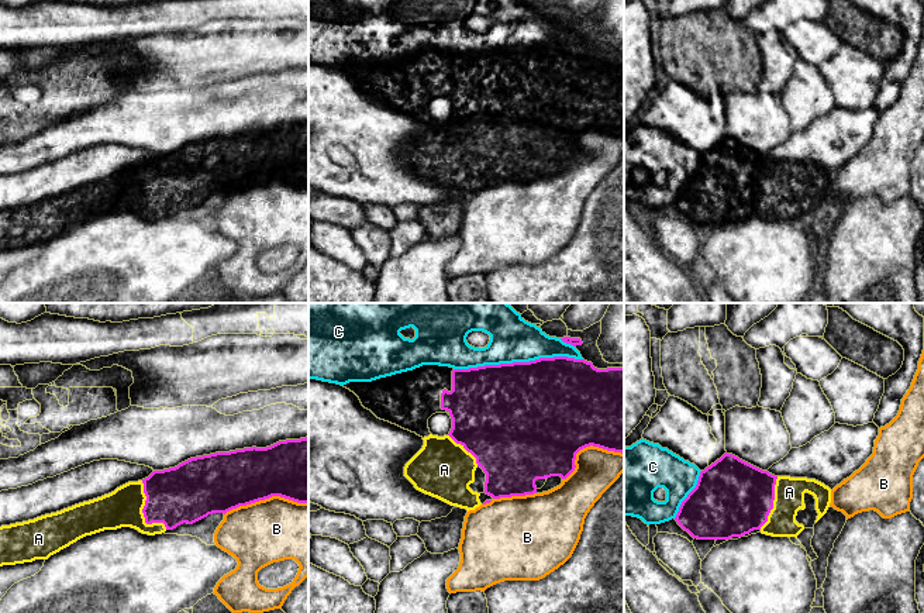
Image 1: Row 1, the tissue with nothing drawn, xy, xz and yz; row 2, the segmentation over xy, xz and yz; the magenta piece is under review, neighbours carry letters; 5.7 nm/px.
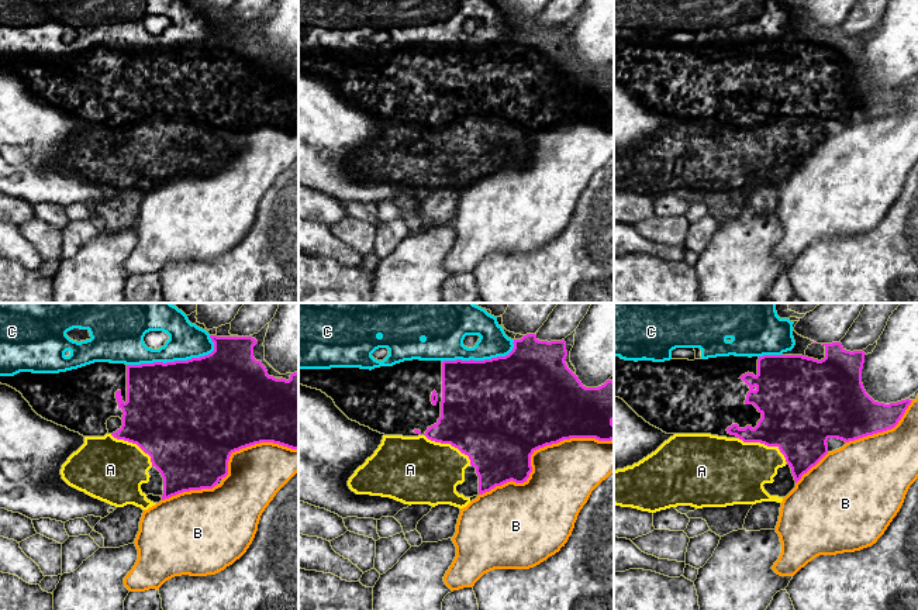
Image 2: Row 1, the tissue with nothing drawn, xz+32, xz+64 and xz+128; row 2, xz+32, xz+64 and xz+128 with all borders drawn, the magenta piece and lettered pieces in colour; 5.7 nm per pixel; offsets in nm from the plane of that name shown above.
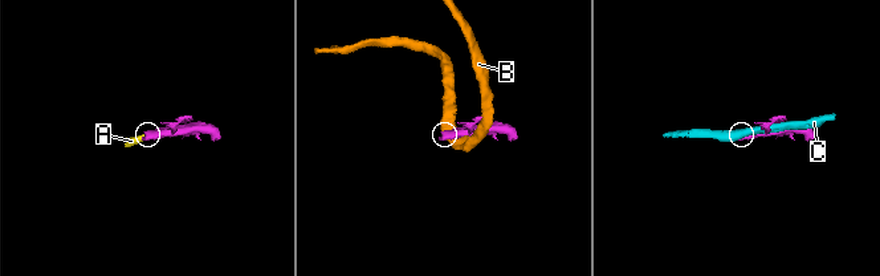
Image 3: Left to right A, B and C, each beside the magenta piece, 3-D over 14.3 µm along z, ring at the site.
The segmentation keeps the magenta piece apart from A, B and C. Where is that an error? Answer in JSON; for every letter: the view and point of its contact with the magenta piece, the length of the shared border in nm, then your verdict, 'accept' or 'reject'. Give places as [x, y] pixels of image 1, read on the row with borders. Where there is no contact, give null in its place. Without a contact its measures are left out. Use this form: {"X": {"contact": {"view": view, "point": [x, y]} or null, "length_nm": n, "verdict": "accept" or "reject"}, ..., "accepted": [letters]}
{"A": {"contact": {"view": "xy", "point": [142, 512]}, "length_nm": 320, "verdict": "reject"}, "B": {"contact": {"view": "xy", "point": [265, 498]}, "length_nm": 480, "verdict": "reject"}, "C": {"contact": {"view": "xz", "point": [517, 362]}, "length_nm": 750, "verdict": "reject"}, "accepted": []}

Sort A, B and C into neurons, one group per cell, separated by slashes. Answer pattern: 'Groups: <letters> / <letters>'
Groups: A / B / C

